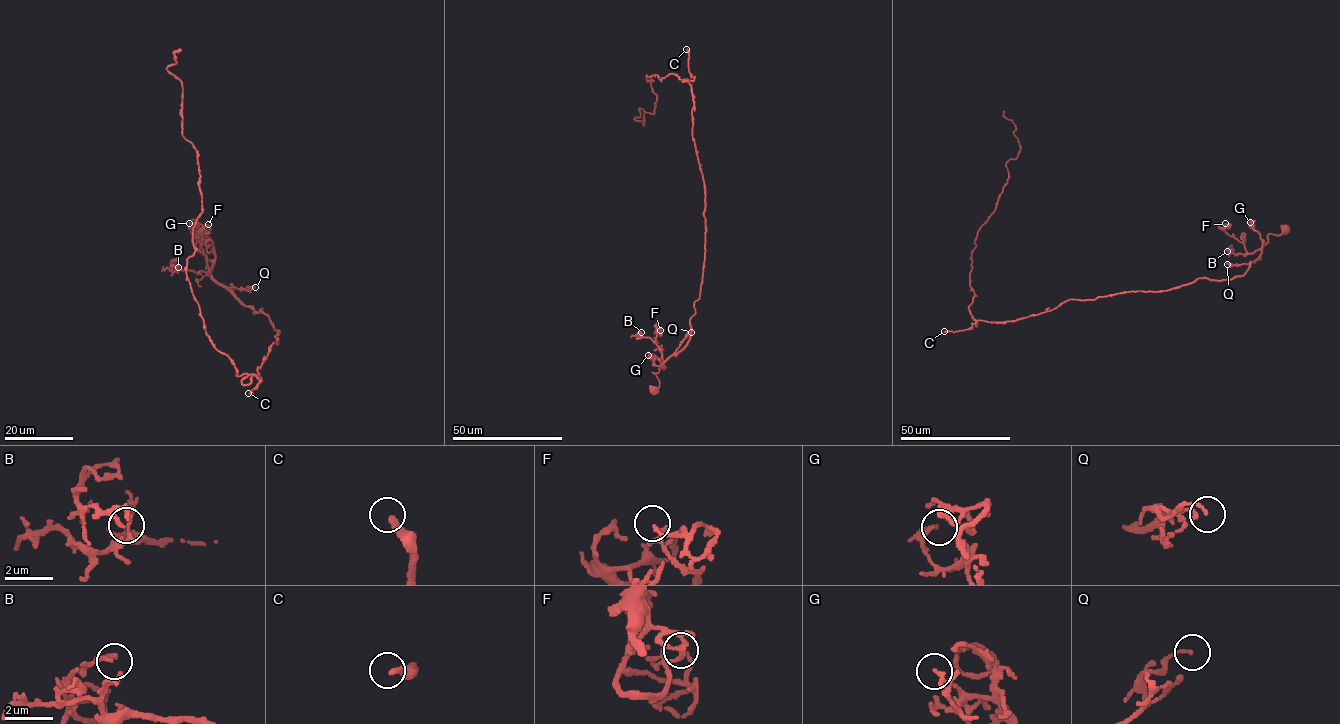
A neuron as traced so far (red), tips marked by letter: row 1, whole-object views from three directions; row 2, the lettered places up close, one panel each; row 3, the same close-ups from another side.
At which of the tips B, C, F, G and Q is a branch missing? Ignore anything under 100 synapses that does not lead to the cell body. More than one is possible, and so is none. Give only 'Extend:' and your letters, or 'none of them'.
Extend: C

